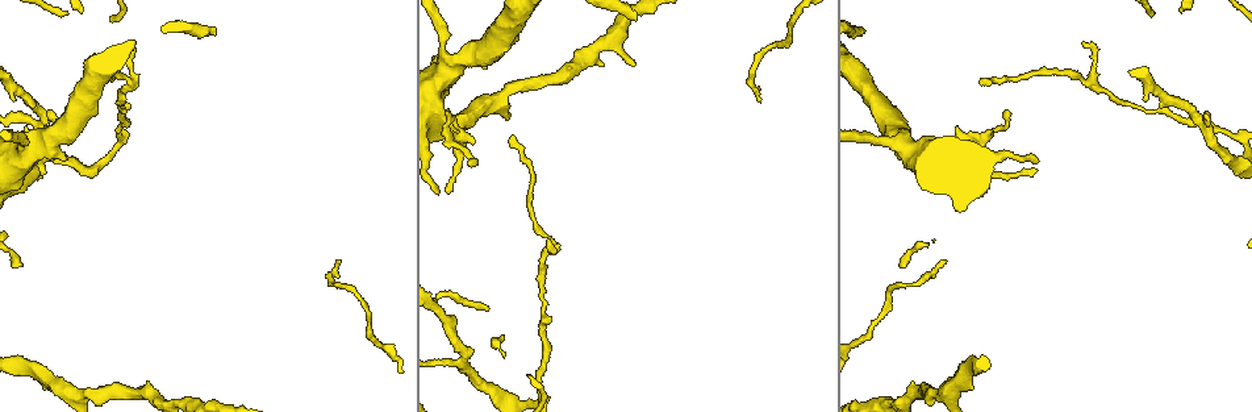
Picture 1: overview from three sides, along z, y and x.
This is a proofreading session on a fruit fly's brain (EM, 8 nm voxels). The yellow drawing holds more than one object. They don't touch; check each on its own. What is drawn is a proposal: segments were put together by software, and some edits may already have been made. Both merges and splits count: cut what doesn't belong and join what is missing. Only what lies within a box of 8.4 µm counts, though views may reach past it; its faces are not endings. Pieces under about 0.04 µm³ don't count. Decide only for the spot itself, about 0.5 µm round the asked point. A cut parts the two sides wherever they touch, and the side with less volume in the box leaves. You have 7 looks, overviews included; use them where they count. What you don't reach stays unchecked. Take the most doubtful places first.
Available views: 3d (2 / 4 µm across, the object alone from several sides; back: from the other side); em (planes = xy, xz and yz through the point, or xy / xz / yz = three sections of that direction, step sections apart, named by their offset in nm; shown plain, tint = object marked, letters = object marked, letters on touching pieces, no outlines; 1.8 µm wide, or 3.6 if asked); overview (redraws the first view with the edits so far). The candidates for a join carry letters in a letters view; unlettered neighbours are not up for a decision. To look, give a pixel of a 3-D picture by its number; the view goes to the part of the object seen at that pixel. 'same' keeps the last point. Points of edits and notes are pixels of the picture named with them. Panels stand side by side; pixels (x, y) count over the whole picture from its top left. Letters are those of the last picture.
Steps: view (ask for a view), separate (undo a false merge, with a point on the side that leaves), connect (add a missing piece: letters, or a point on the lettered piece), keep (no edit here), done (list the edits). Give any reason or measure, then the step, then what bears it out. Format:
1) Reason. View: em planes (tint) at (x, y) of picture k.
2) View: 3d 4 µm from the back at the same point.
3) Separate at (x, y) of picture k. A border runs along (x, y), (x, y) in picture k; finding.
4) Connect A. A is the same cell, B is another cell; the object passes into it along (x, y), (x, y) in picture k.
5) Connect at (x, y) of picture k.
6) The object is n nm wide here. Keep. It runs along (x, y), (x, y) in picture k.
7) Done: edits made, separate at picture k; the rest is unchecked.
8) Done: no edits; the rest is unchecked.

Three-way junction. View: em 3.6 µm xy step 4 (tint) at (464, 361) of picture 1.

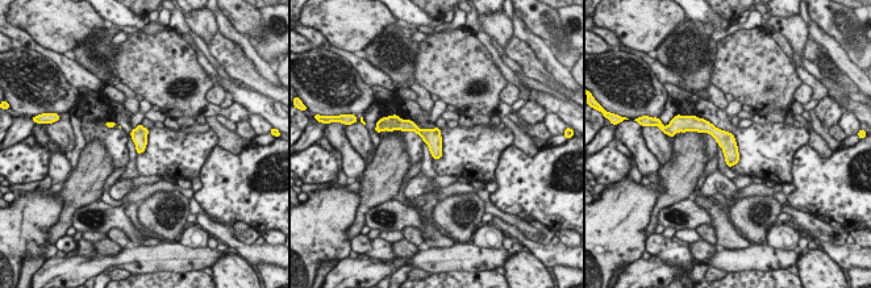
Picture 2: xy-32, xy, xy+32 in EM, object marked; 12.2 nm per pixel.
Cut it another way. View: em 3.6 µm planes (letters) at the same point.

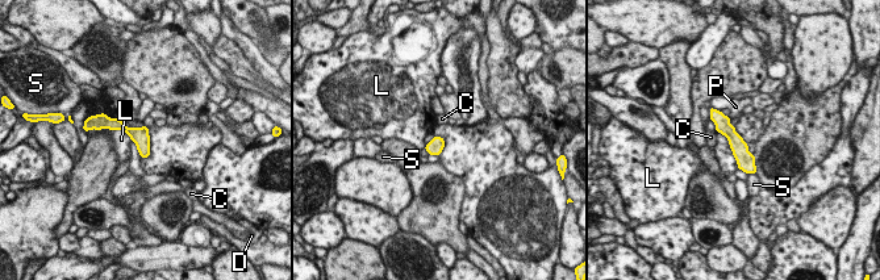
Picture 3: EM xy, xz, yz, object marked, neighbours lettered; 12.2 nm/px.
Keep. C, D, L, P and S are other cells; a border runs along (712, 107), (721, 112) in picture 3; all the same neuron.

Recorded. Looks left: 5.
Free end. View: em planes (tint) at (983, 81) of picture 1.

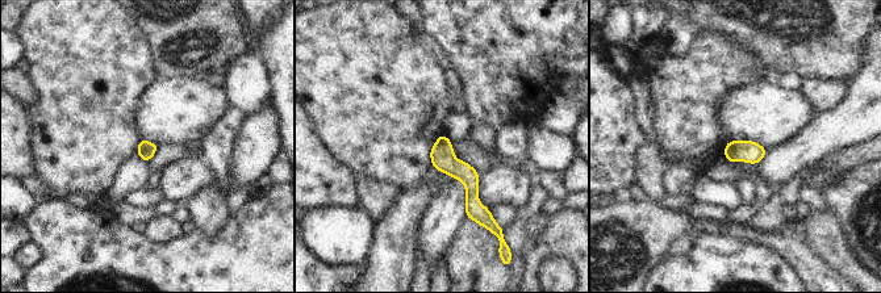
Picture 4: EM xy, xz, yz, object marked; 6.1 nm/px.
See the neighbours. View: em planes (letters) at the same point.

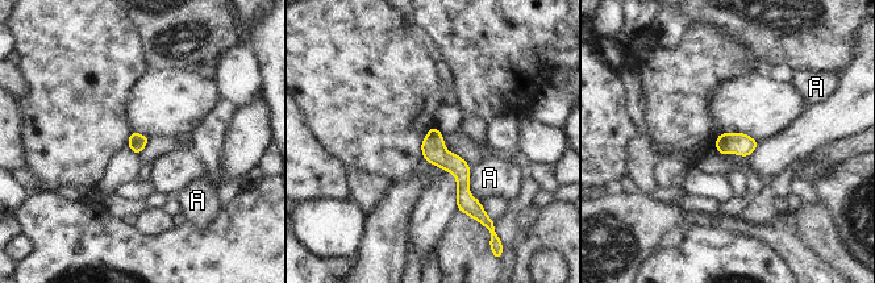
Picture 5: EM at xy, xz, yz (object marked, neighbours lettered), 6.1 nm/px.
Keep. A is another cell; no lettered piece goes on from it.

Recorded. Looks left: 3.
Tapers out. View: em planes (plain) at (550, 239) of picture 1.

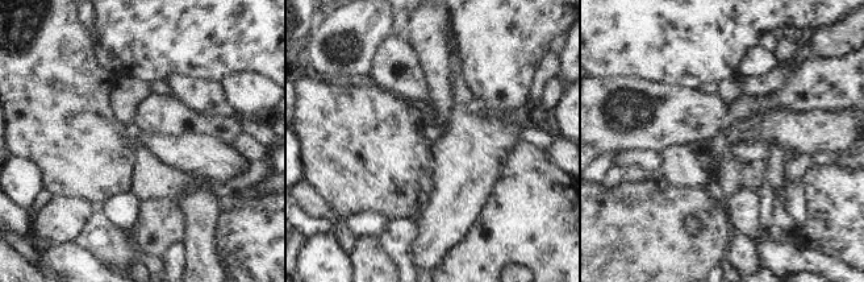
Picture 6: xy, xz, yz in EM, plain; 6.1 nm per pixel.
View: em planes (letters) at the same point.

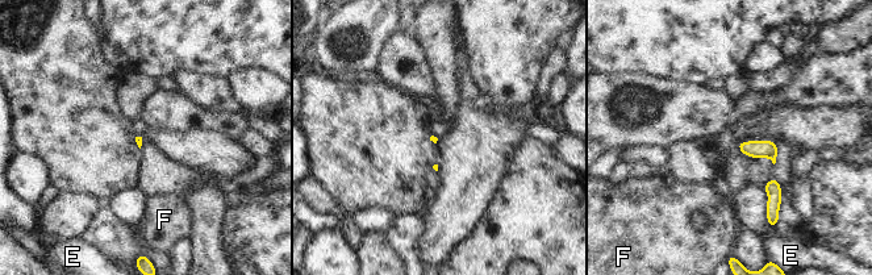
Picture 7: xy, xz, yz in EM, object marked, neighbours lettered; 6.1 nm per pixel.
Keep. E and F are other cells; a border runs along (762, 187), (767, 194), (768, 221) in picture 7; none of them fits.

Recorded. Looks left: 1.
Done: no edits; the rest is unchecked.

